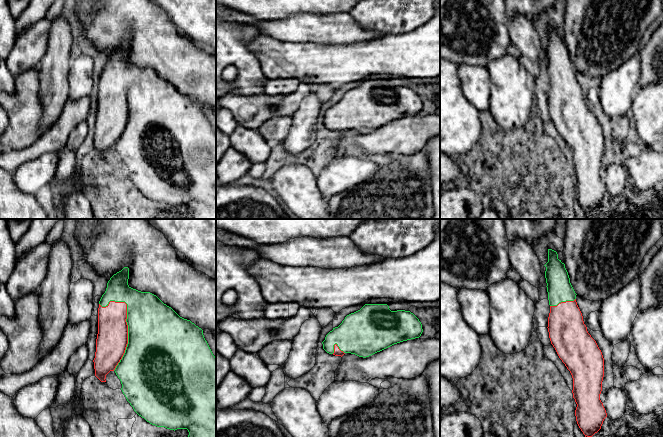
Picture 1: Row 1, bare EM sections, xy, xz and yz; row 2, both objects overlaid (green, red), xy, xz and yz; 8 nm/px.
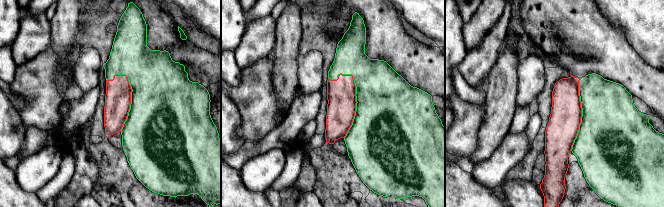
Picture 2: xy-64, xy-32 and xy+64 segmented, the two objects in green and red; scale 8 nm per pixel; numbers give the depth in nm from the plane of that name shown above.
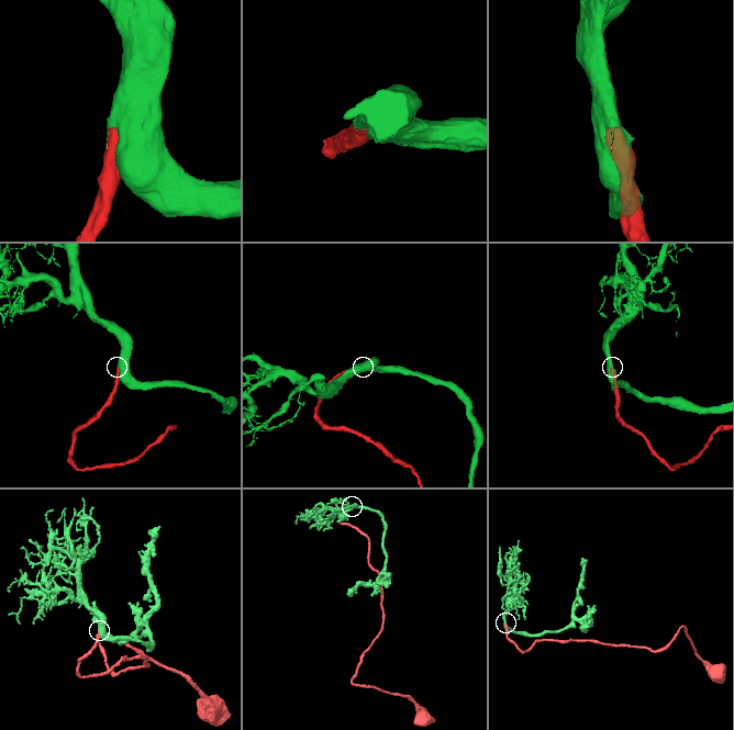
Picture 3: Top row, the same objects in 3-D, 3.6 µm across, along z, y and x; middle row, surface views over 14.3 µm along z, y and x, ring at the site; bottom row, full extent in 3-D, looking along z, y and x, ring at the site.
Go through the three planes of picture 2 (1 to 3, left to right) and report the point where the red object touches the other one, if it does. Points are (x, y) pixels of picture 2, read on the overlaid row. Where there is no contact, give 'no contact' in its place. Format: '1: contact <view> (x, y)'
1: contact xy-64 (131, 98)
2: contact xy-32 (356, 101)
3: contact xy+64 (582, 114)

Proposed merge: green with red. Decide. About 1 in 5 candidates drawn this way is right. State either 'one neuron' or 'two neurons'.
one neuron

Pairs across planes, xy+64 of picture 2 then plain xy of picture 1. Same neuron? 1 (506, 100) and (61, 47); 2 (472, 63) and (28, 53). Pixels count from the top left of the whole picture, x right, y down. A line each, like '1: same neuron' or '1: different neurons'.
1: same neuron
2: same neuron

